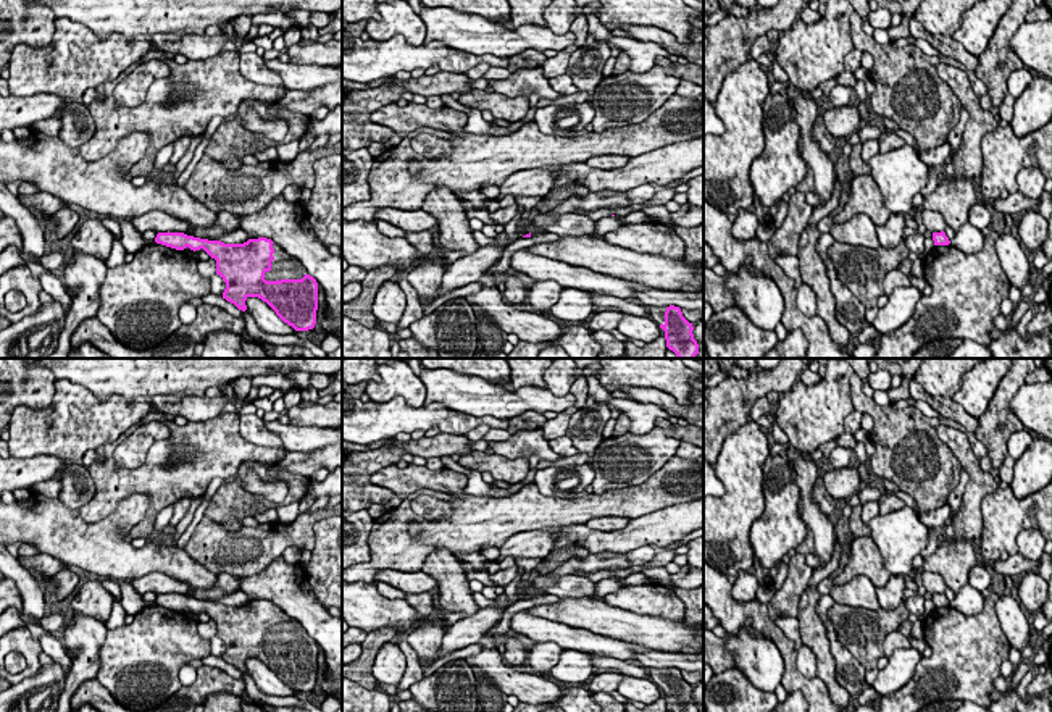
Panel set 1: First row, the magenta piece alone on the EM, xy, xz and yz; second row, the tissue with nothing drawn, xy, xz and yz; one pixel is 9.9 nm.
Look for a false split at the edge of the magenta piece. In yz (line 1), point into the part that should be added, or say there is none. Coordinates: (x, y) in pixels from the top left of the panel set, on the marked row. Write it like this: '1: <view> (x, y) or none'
1: none

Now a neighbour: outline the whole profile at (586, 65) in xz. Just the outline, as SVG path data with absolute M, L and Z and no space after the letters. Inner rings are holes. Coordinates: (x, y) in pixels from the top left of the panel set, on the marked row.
M595 42L589 47L578 47L570 57L566 74L571 76L571 81L579 92L589 95L589 100L602 81L603 68L610 57L610 45L603 42Z

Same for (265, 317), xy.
M247 297L245 300L247 312L253 316L260 329L269 334L295 334L297 331L284 323L276 312L258 297Z

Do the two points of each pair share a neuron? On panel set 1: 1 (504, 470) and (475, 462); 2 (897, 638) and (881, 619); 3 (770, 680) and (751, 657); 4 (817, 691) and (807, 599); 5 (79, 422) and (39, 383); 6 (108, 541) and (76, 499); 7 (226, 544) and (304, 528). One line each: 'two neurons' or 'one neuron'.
1: one neuron
2: two neurons
3: one neuron
4: two neurons
5: two neurons
6: two neurons
7: one neuron

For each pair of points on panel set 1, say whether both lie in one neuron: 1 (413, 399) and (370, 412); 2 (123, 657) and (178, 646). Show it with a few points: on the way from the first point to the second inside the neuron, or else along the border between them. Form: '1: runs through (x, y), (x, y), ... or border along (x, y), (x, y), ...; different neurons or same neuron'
1: border along (370, 399), (423, 406); different neurons
2: runs through (136, 657), (144, 657), (155, 646), (165, 646); same neuron

